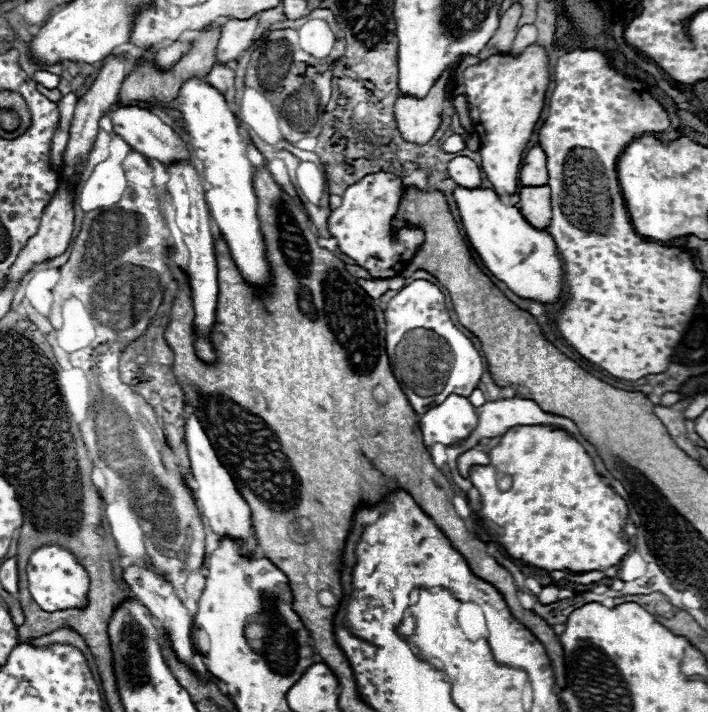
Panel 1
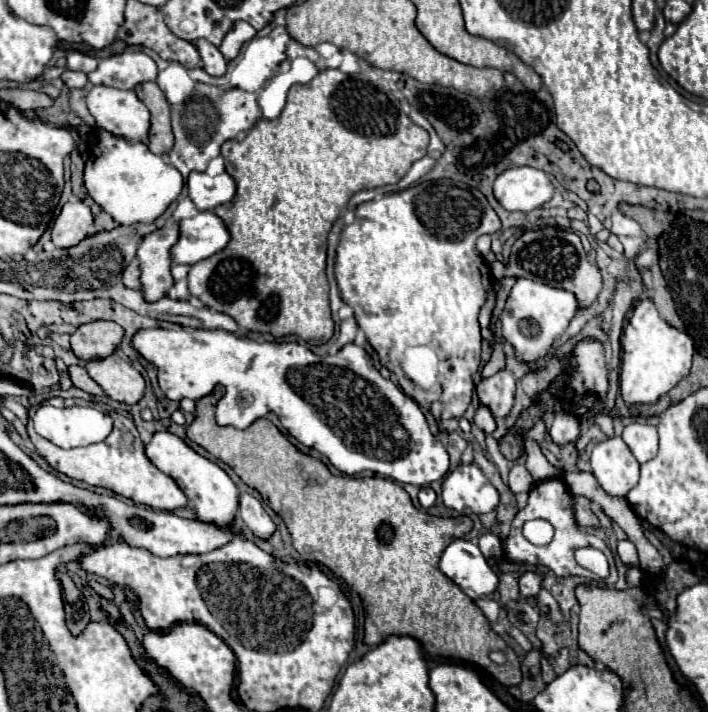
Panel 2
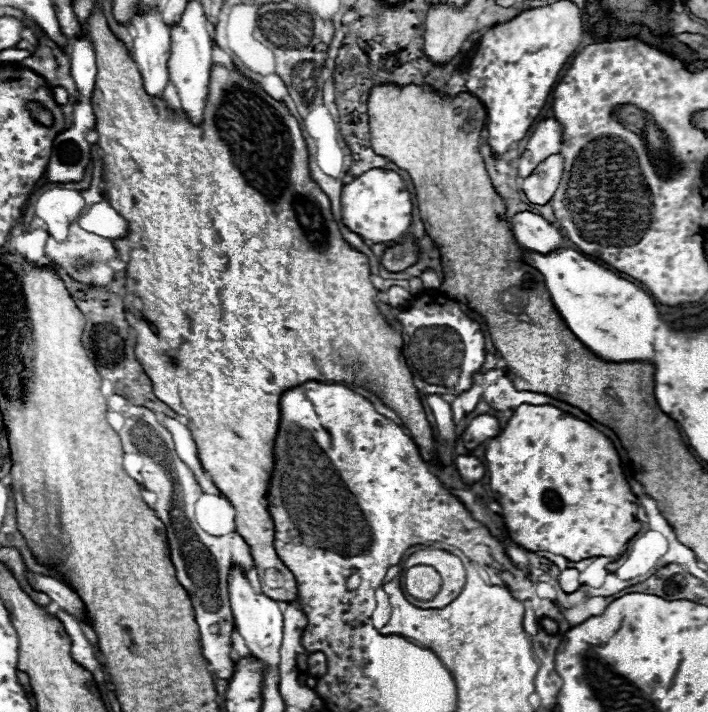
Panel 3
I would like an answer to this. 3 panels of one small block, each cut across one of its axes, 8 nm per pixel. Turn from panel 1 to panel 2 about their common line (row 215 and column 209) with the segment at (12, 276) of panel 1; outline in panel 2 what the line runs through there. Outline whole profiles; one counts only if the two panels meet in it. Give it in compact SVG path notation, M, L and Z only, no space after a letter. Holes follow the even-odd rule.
M198 40L196 48L198 48L200 58L202 58L202 68L208 74L212 74L212 76L224 76L226 74L228 62L214 44L210 44L208 40Z

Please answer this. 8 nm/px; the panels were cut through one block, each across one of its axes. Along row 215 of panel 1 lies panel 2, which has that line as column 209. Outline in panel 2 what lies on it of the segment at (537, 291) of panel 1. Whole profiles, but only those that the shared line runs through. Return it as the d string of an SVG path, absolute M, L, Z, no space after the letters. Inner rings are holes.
M168 430L152 434L152 440L146 444L146 456L158 470L168 474L180 486L180 490L188 496L190 504L194 506L198 520L214 522L218 526L232 524L238 510L238 488L216 462L200 456L182 438Z

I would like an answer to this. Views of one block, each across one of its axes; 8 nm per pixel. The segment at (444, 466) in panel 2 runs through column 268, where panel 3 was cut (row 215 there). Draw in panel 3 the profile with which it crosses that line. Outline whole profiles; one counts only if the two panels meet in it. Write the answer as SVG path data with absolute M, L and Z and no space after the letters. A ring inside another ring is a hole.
M372 168L372 170L368 170L368 172L364 172L364 174L360 174L360 176L356 176L350 184L344 184L344 188L342 188L342 222L352 230L352 232L356 232L358 236L362 236L364 240L370 240L370 242L376 242L376 244L384 243L389 244L389 248L386 250L386 253L381 258L381 264L387 270L391 270L390 272L397 272L397 266L387 266L387 261L391 260L391 263L396 264L399 262L399 259L407 259L407 261L411 262L413 260L409 260L408 258L412 257L413 249L419 249L419 243L415 238L412 238L409 235L410 224L412 224L412 198L410 198L410 194L406 192L406 188L404 188L404 182L402 182L402 178L396 174L396 172L392 172L392 170L382 170L382 168Z

